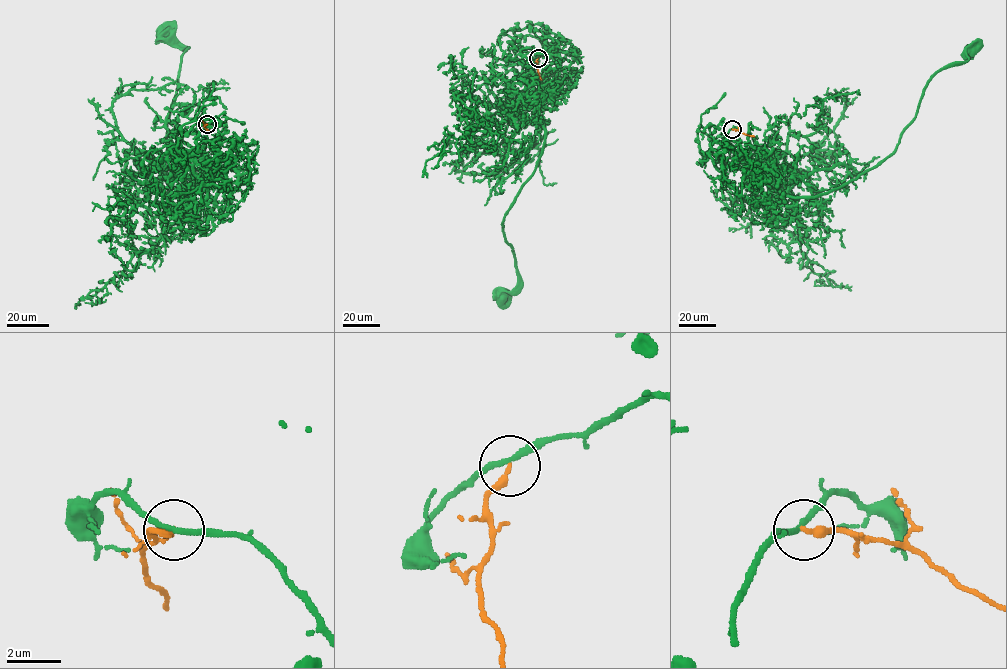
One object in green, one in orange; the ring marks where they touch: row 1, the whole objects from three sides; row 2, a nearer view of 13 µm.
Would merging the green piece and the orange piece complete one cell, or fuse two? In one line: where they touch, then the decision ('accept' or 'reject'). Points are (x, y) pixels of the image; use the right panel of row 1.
at (732, 129); reject

